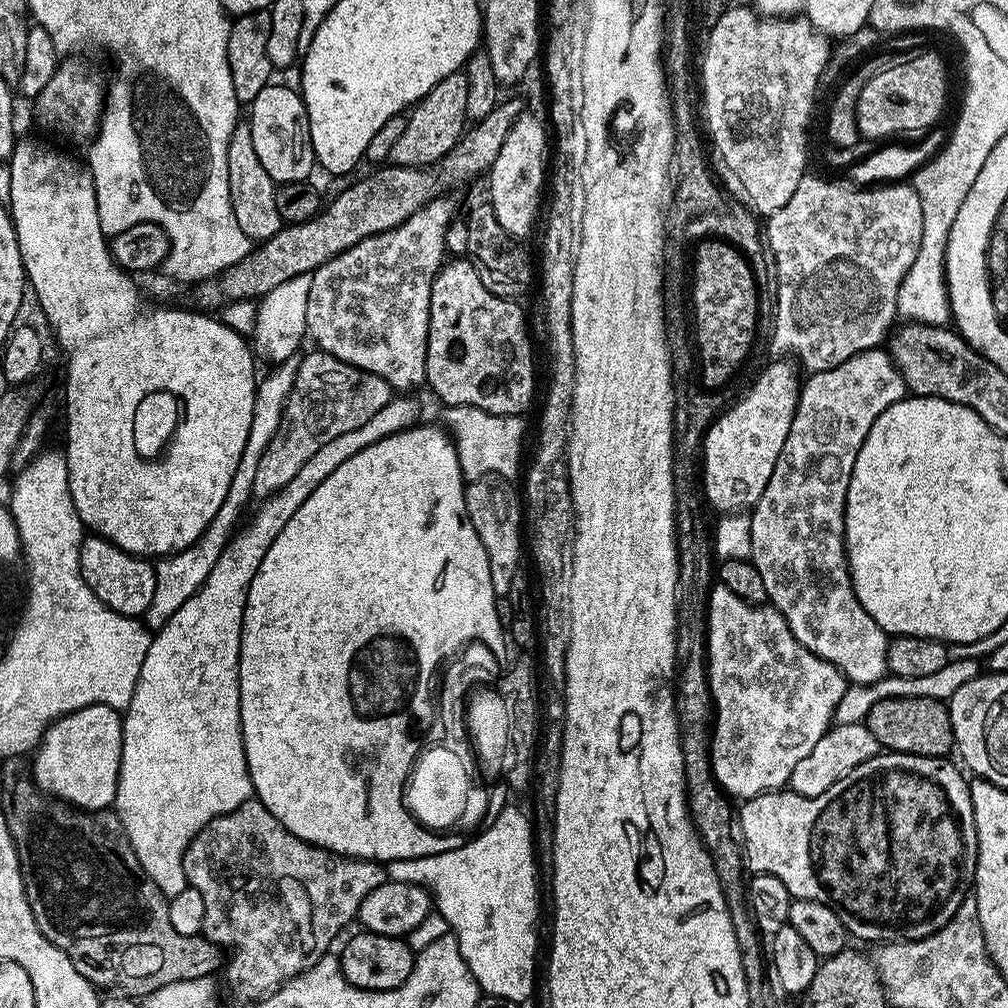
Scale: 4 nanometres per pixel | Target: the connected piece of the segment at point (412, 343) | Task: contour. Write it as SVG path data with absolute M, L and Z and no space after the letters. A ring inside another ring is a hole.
M443 198L430 200L427 204L423 204L417 212L410 214L410 218L406 218L406 222L402 222L397 228L379 232L370 238L362 238L362 242L350 246L350 250L338 254L333 260L326 262L322 267L317 268L315 272L311 273L312 285L306 289L308 300L305 299L303 305L306 310L307 335L311 339L312 336L316 339L315 347L319 351L329 352L330 355L342 362L358 366L370 374L378 374L378 378L385 380L397 393L408 394L411 393L408 392L411 388L416 388L419 384L423 385L426 381L426 346L428 345L428 331L430 330L430 294L432 293L432 283L446 263L447 230L453 221L454 214L452 214L452 204L450 201L443 200Z

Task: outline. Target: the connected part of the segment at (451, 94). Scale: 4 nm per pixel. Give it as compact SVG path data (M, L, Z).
M463 71L450 74L426 93L407 117L406 130L390 150L388 160L397 168L428 168L452 151L466 131L466 90L468 78Z

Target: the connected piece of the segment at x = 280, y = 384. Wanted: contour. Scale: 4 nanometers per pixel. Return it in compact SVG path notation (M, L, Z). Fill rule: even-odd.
M296 353L280 364L275 365L265 379L257 383L254 418L251 419L250 434L247 435L246 447L239 459L234 472L234 479L230 482L230 489L226 499L219 507L218 513L211 519L210 526L199 539L188 548L175 552L170 556L161 557L155 563L155 588L150 606L143 615L145 625L154 632L160 631L162 626L170 620L186 604L201 587L207 583L210 571L216 568L218 561L223 559L225 549L231 543L237 529L240 516L247 504L251 503L255 475L258 472L259 459L265 454L270 442L277 433L281 419L284 417L285 404L289 400L290 390L293 389L294 379L297 378L298 366L303 357Z

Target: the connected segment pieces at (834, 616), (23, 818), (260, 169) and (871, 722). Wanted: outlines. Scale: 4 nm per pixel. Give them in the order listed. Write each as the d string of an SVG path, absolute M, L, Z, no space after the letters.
M878 347L866 350L846 362L842 362L842 366L834 366L825 372L811 373L807 379L803 381L800 389L800 401L796 407L794 422L790 426L790 434L786 434L786 446L782 446L782 454L778 454L774 474L770 474L770 482L766 482L766 490L762 490L762 498L758 498L756 507L750 512L752 517L752 554L750 559L753 566L758 570L758 574L762 574L762 582L766 585L766 594L768 595L767 603L771 607L777 608L782 614L782 618L786 618L786 622L799 644L806 646L806 650L810 650L818 658L833 664L842 673L845 681L852 684L872 684L889 675L888 641L890 636L889 633L882 630L882 626L878 626L878 622L874 622L874 618L870 618L870 614L866 614L862 602L858 602L854 592L852 571L848 569L848 553L844 546L844 507L846 506L846 494L850 490L850 478L854 470L854 462L858 458L858 450L862 450L862 442L866 442L866 434L870 434L870 426L874 426L878 414L882 414L890 406L894 406L894 402L905 399L904 378L899 369L896 368L896 363L893 362L891 355L883 347Z
M16 772L5 774L2 814L6 818L6 826L10 826L10 834L14 838L16 849L20 855L20 867L24 869L24 885L32 901L32 913L38 922L38 930L42 930L42 934L46 938L50 938L50 942L54 942L54 946L58 946L67 954L70 962L74 962L74 970L78 970L78 974L86 977L92 984L96 985L97 989L119 990L133 998L149 996L154 990L158 990L162 986L170 986L174 982L197 980L203 976L211 977L213 974L219 973L222 968L220 945L210 943L204 939L203 935L187 936L186 934L178 934L178 930L174 930L173 924L170 923L169 897L165 896L160 887L156 885L154 878L150 878L150 874L146 874L142 862L138 862L138 854L132 849L132 844L124 832L124 824L115 811L89 812L82 808L74 808L59 798L53 798L41 792L35 783L27 775L25 776L19 776Z
M242 122L236 124L234 134L230 138L230 146L226 150L226 178L230 182L230 198L232 199L232 214L238 218L238 226L242 226L242 234L246 234L249 240L259 242L269 240L278 230L285 225L284 220L278 214L278 202L276 201L276 181L266 174L262 162L254 150L254 134L251 123Z
M924 697L886 698L873 706L866 723L881 749L889 752L909 752L915 756L944 758L954 748L950 714L947 703L943 700Z

